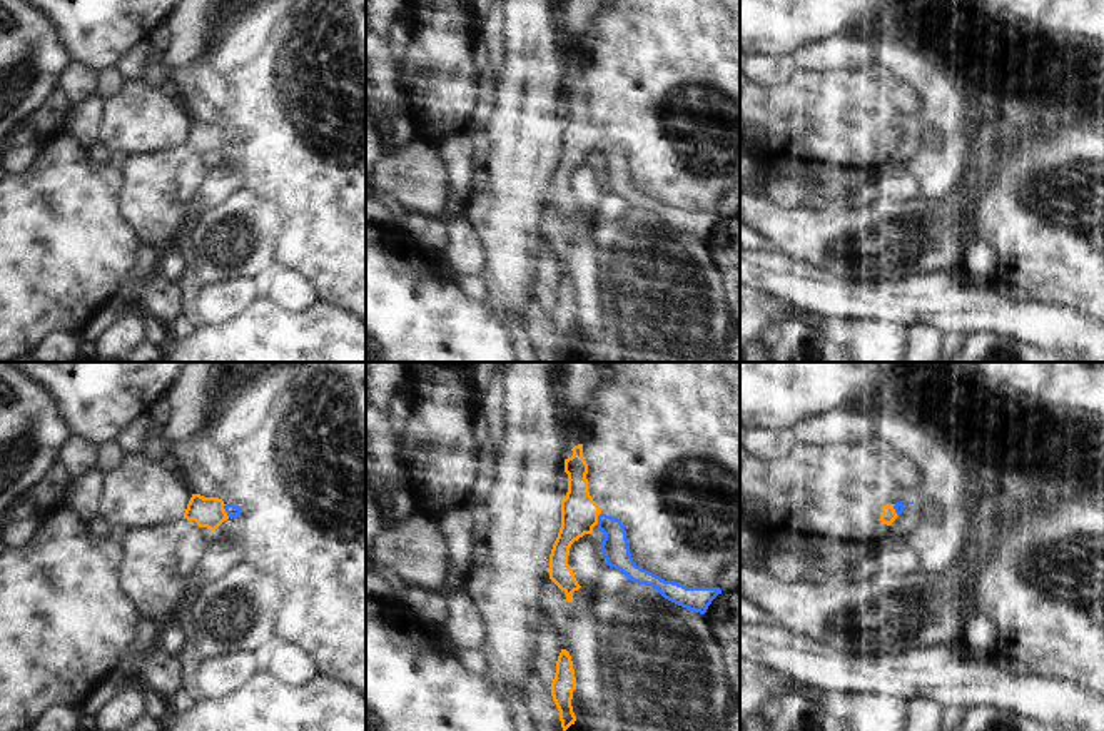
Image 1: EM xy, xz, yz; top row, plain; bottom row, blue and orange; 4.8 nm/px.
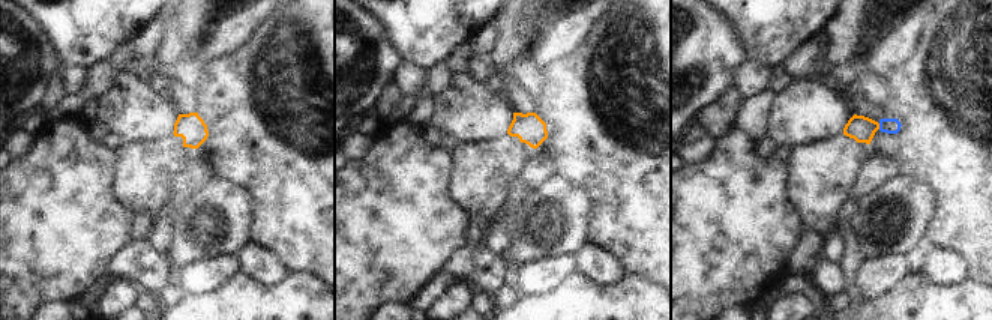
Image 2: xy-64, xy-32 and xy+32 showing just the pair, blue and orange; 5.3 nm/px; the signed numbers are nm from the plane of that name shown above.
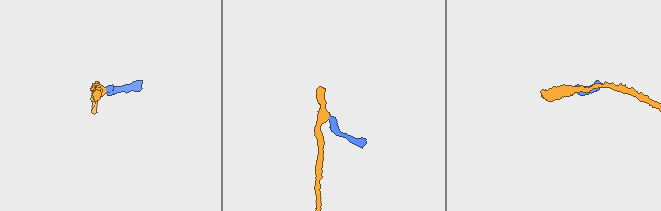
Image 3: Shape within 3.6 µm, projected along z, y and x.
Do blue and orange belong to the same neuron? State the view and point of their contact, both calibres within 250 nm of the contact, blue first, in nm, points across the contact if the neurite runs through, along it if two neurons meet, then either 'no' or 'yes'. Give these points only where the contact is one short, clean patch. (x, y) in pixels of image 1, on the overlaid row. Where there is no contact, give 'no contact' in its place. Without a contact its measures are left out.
contact xy (226, 511); calibres 60 and 150 nm; way xy (232, 511), (226, 511), (209, 513); yes

